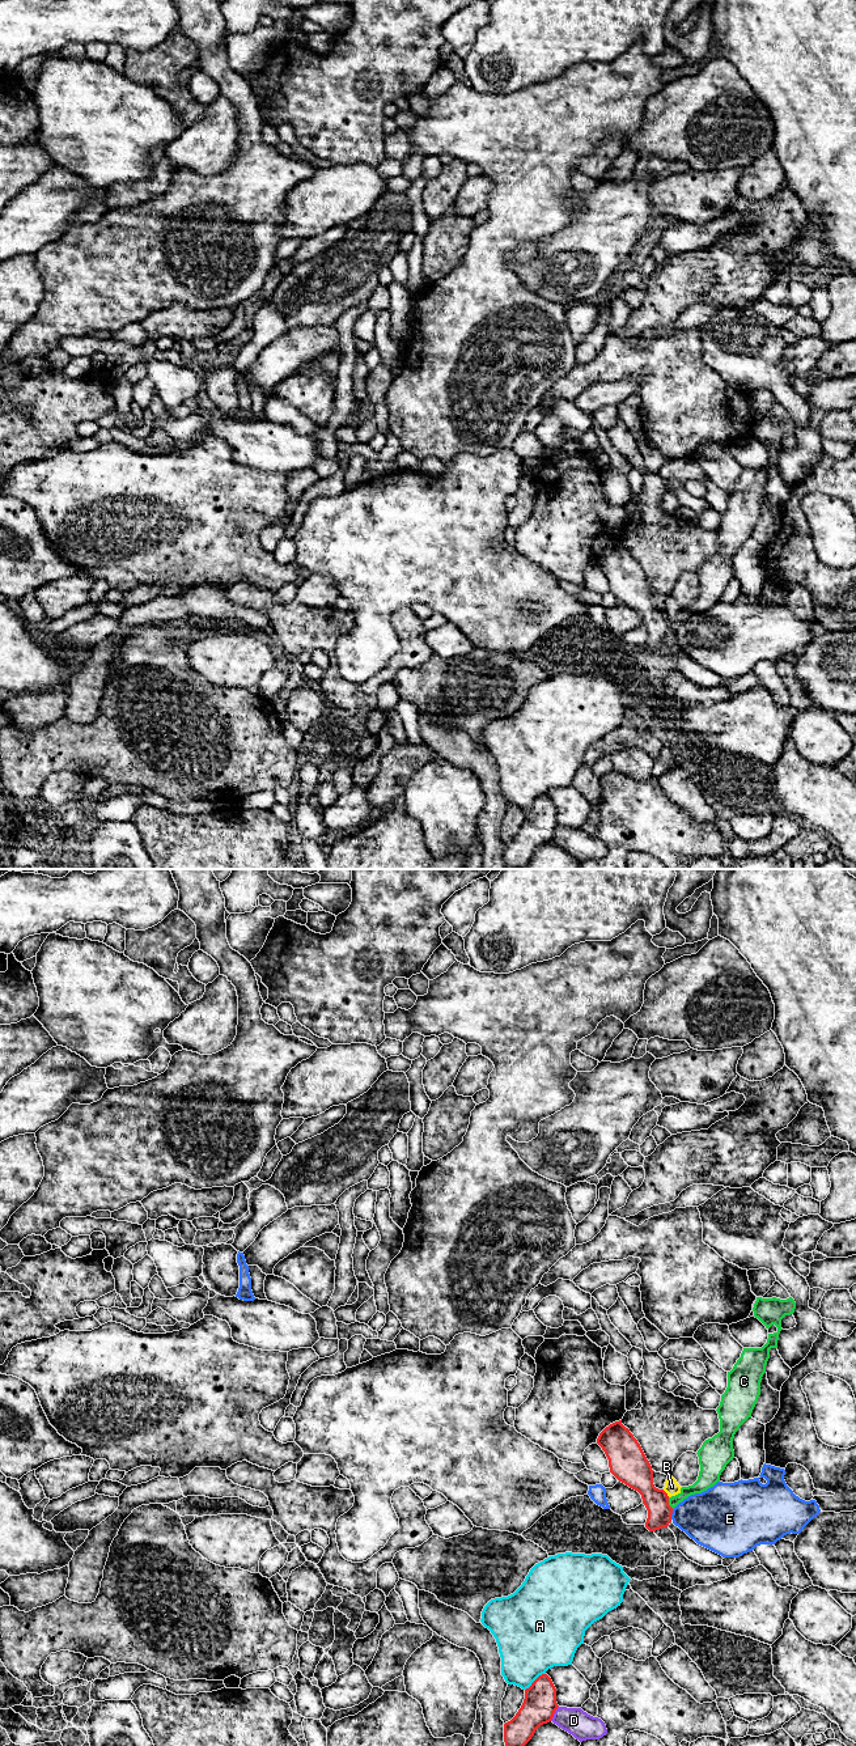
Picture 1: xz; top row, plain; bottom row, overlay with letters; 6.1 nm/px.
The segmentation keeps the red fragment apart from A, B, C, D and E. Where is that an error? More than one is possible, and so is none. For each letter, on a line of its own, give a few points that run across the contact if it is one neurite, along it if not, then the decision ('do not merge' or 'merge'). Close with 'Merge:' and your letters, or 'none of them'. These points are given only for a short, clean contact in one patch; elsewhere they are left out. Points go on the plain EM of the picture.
A: do not merge
B: line xz (662, 610), (669, 617); do not merge
C: line xz (638, 596), (668, 623), (703, 604); merge
D: do not merge
E: do not merge
Merge: C

